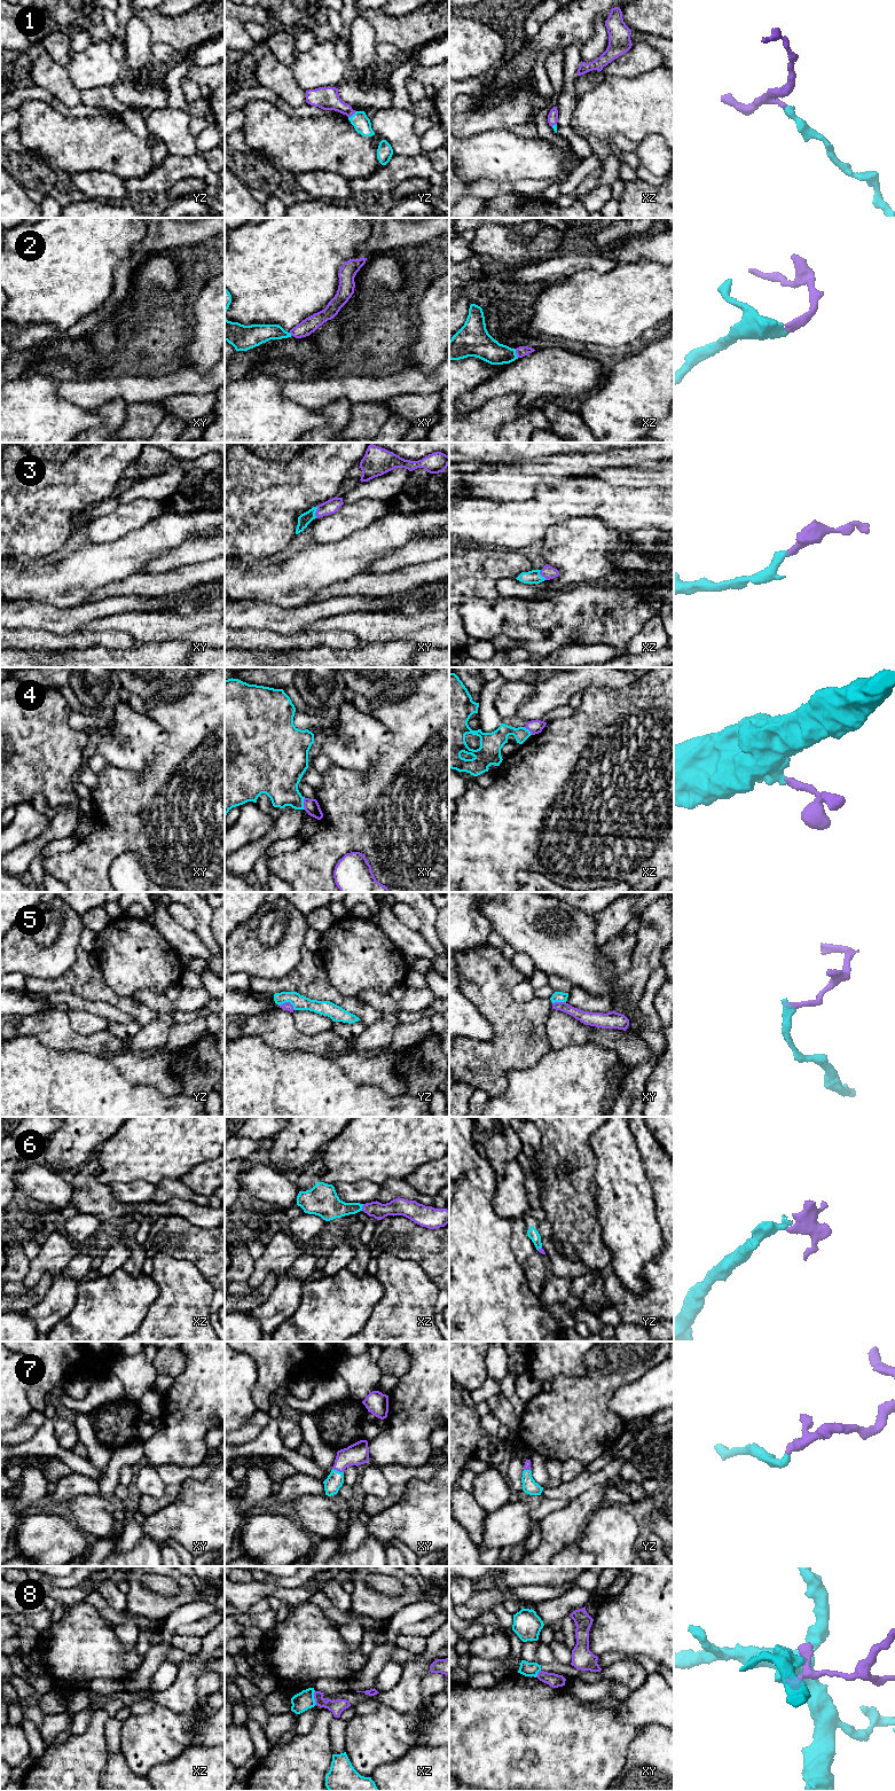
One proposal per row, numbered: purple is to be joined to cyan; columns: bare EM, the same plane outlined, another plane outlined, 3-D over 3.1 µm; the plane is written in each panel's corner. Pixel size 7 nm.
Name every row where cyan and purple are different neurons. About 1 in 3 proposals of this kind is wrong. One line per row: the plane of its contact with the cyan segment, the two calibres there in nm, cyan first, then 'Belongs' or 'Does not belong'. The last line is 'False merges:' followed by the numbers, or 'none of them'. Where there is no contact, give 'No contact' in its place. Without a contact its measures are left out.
1: Touches cyan in yz. Thickness 120 nm (cyan) against 160 nm. Belongs
2: Touches cyan in xz. Thickness 190 nm (cyan) against 80 nm. Belongs
3: Touches cyan in xy. Thickness 90 nm (cyan) against 100 nm. Belongs
4: Touches cyan in xy. Thickness 280 nm (cyan) against 100 nm. Does not belong
5: Touches cyan in yz. Thickness 110 nm (cyan) against 60 nm. Does not belong
6: Touches cyan in xz. Thickness 190 nm (cyan) against 120 nm. Belongs
7: Touches cyan in xy. Thickness 120 nm (cyan) against 160 nm. Belongs
8: Touches cyan in xz. Thickness 140 nm (cyan) against 100 nm. Does not belong
False merges: 4, 5, 8

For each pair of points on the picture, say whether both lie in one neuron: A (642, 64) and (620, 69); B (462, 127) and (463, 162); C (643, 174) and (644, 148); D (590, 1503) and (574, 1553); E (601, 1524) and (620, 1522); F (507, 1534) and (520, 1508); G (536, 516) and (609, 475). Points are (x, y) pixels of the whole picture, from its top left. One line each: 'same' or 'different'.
A: same
B: different
C: different
D: different
E: same
F: same
G: different

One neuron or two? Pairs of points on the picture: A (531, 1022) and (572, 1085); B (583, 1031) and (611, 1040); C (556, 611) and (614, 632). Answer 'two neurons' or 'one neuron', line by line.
A: two neurons
B: two neurons
C: one neuron

